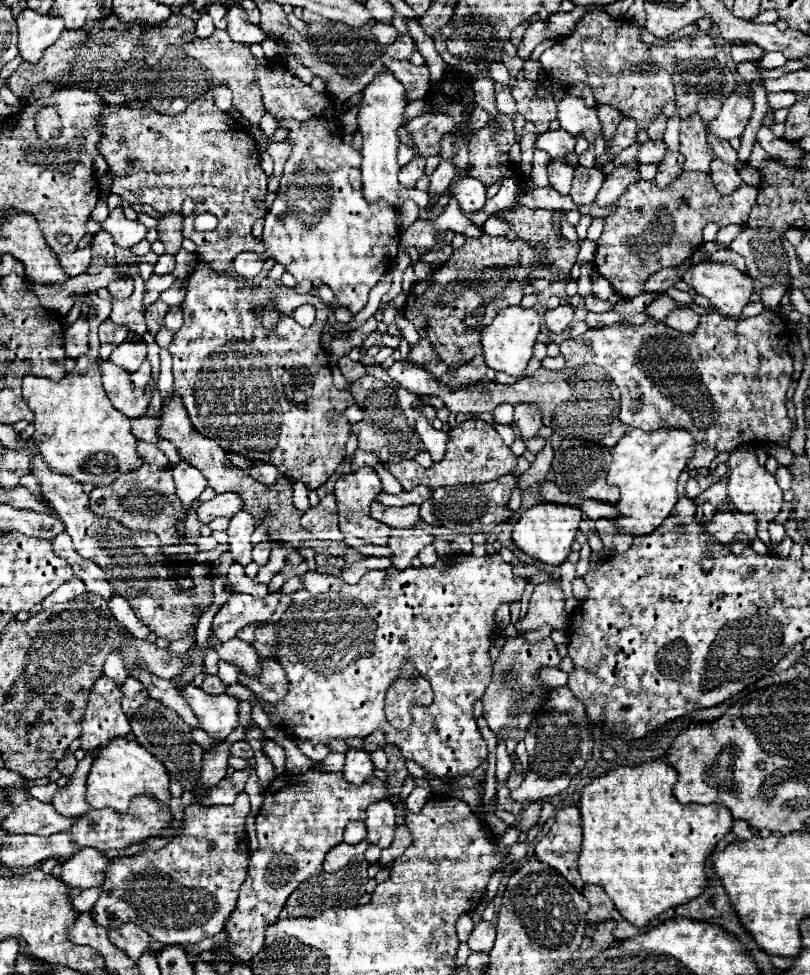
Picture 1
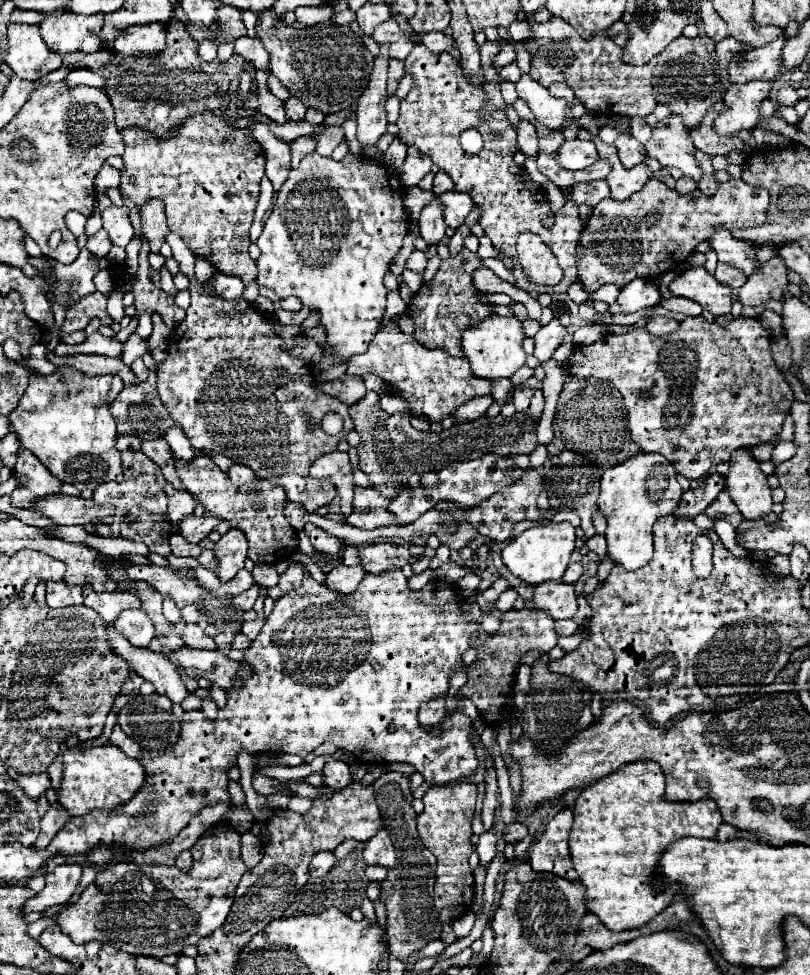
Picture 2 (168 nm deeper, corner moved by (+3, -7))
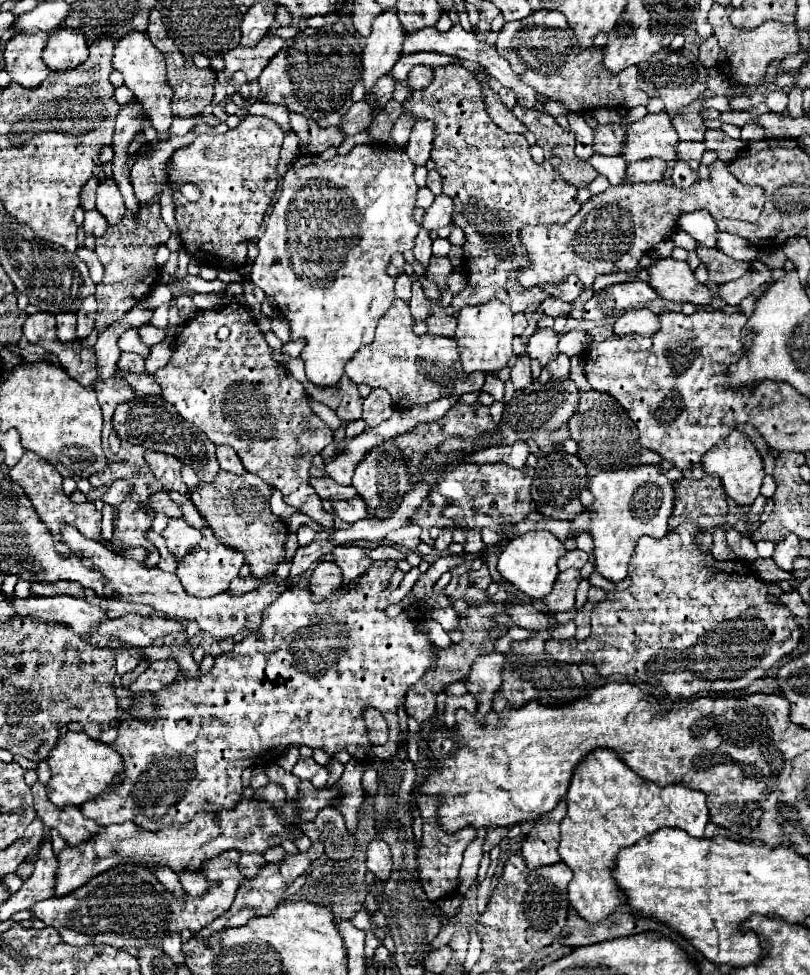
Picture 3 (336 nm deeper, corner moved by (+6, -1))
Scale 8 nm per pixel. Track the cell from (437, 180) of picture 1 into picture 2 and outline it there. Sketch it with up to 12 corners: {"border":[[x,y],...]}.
{"border":[[435,197],[419,217],[419,233],[427,245],[445,237],[443,207]]}

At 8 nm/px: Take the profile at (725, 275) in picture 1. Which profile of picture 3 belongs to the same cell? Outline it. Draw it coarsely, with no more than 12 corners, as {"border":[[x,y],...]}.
{"border":[[660,259],[650,285],[674,303],[706,305],[712,291],[686,261]]}

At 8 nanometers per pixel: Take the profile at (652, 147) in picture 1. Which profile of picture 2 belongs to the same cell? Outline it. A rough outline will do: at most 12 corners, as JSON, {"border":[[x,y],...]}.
{"border":[[627,135],[613,143],[625,169],[645,161],[645,147]]}

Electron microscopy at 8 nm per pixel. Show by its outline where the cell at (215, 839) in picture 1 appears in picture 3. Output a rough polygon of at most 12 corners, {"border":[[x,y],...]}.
{"border":[[240,853],[178,897],[126,863],[32,913],[70,945],[152,947],[230,909]]}

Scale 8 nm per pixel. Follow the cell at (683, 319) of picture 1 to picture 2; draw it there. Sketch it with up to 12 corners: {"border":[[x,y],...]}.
{"border":[[649,317],[645,331],[667,335],[677,329],[677,321]]}

